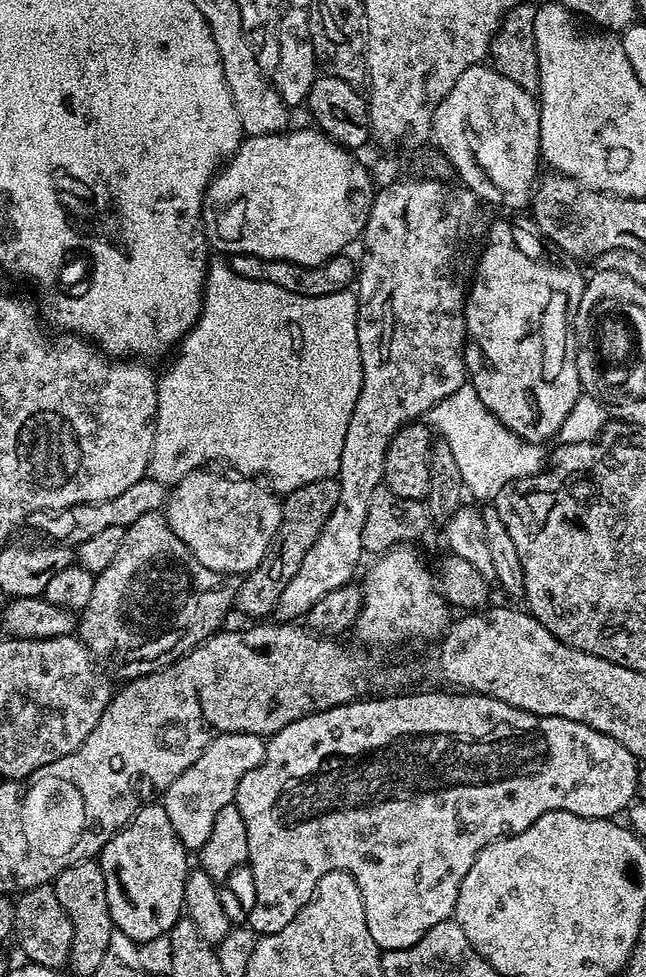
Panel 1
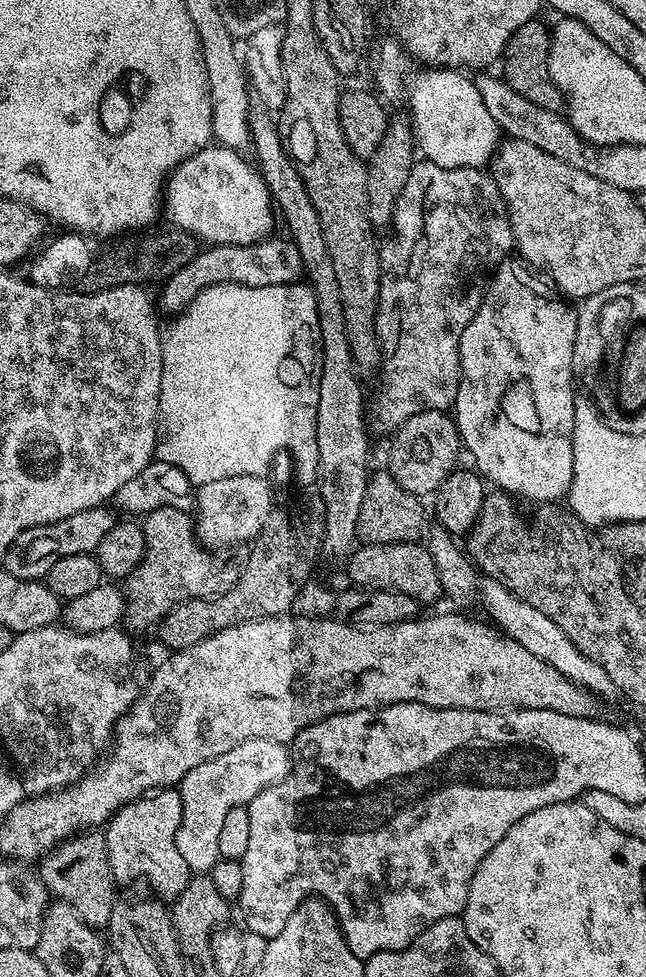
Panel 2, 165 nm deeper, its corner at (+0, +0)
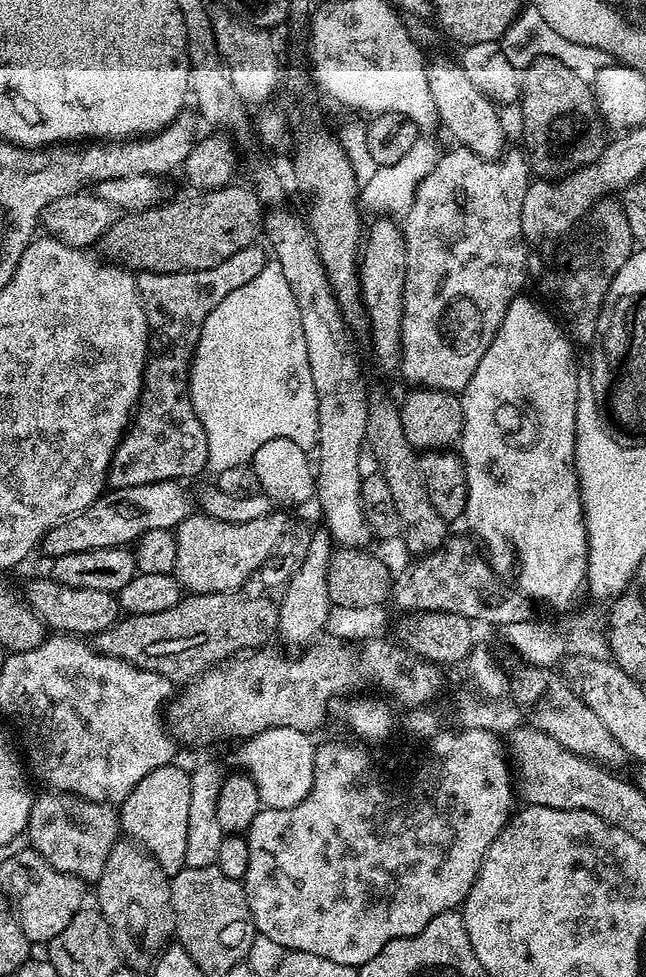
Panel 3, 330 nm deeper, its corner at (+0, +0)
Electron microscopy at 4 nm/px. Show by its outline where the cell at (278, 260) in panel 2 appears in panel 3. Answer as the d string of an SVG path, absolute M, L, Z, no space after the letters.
M259 243L246 246L246 250L230 254L226 262L218 262L218 266L210 266L210 270L178 274L135 273L136 289L148 327L148 361L144 367L144 389L140 392L139 405L108 467L106 484L109 489L163 480L188 482L191 476L208 468L206 430L192 409L188 381L192 355L210 310L214 310L226 294L234 294L238 286L246 286L246 282L254 282L254 278L262 274L266 257L260 247Z

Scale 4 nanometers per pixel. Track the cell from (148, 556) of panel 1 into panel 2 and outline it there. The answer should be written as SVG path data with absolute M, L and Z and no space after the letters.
M158 509L145 515L142 520L144 537L148 543L146 554L142 562L123 581L124 602L127 608L126 616L136 628L144 628L147 624L155 625L164 619L164 616L178 604L189 598L203 598L217 596L231 588L234 583L234 571L224 560L219 560L215 551L203 546L197 539L194 520L187 511L182 509Z

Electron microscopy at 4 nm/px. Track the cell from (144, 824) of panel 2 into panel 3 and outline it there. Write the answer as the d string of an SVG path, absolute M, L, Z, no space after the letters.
M173 762L158 770L150 770L134 790L118 805L120 814L120 831L129 840L135 840L140 847L152 855L154 862L162 866L162 870L170 878L186 866L186 826L190 826L190 782L189 769L179 768L179 763Z

